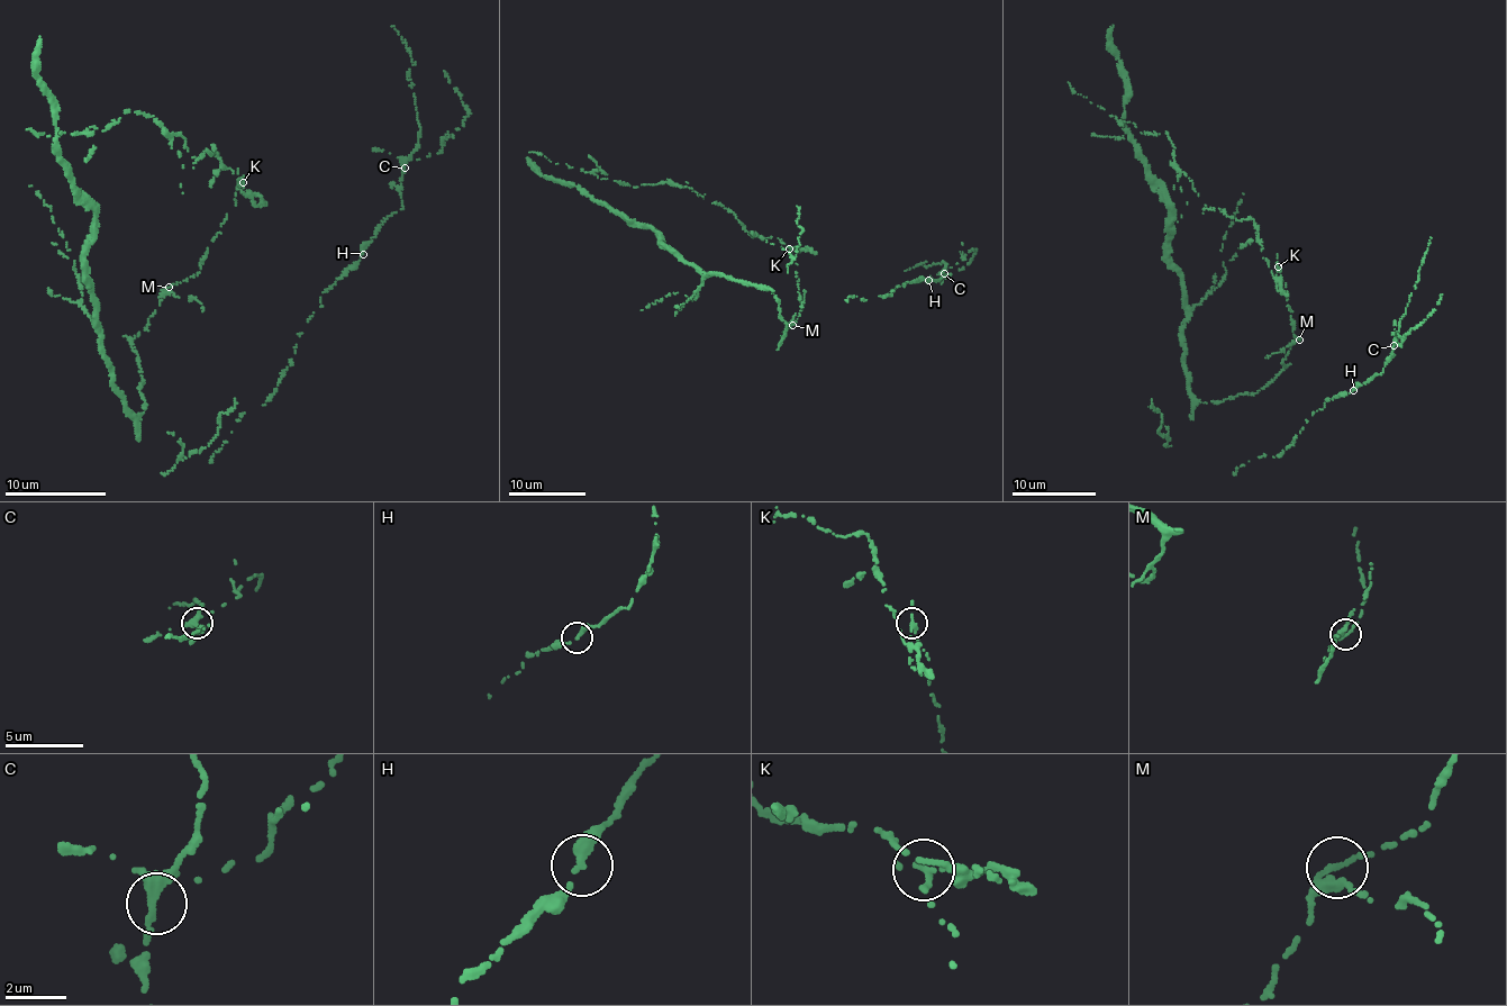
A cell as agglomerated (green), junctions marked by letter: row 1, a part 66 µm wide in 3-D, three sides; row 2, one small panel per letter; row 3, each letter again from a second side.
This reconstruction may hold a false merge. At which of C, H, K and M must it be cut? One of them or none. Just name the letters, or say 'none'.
K

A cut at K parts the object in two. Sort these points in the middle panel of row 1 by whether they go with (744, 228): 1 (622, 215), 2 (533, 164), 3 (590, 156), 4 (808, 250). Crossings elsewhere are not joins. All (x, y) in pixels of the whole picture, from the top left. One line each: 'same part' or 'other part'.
1: other part
2: other part
3: same part
4: same part

